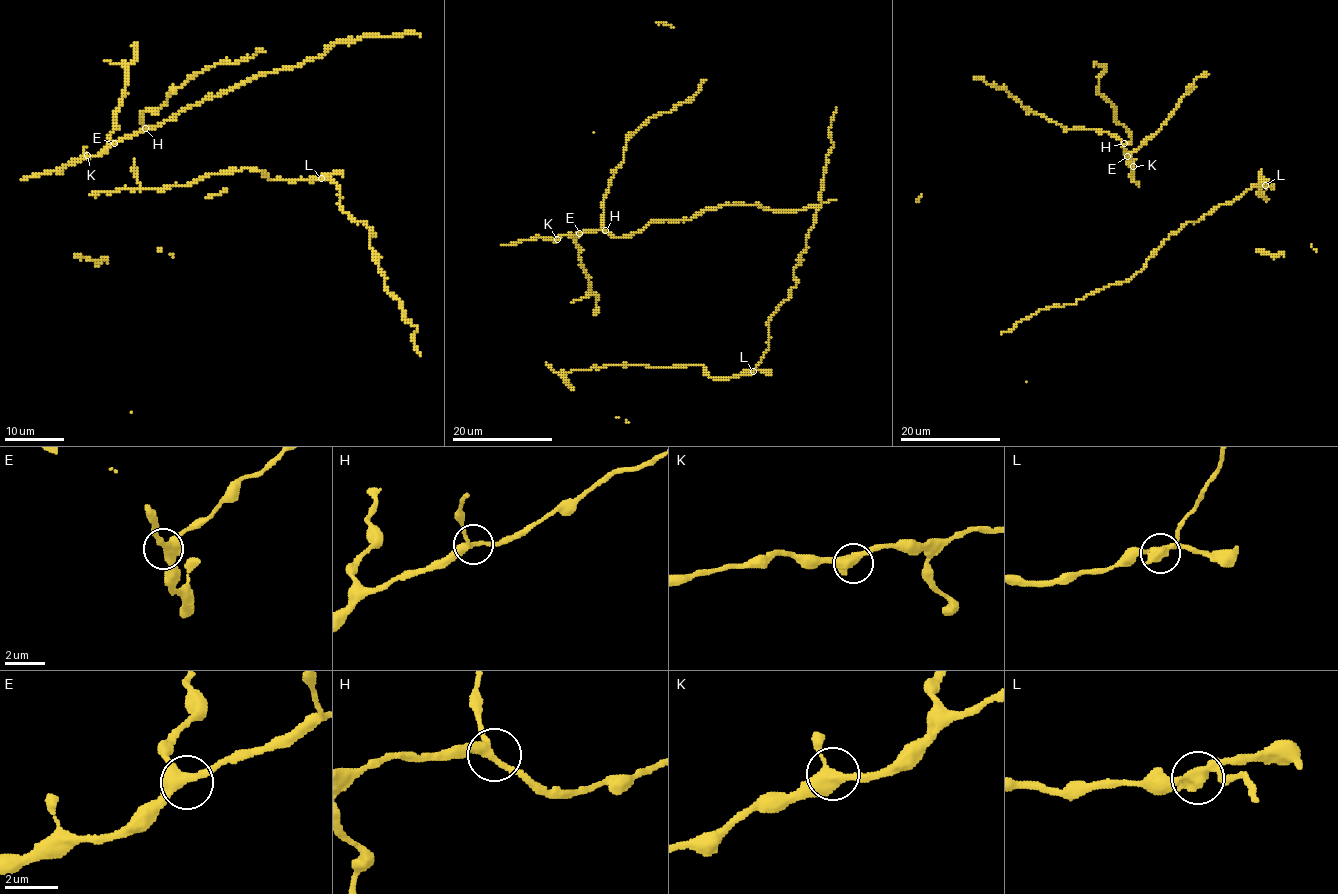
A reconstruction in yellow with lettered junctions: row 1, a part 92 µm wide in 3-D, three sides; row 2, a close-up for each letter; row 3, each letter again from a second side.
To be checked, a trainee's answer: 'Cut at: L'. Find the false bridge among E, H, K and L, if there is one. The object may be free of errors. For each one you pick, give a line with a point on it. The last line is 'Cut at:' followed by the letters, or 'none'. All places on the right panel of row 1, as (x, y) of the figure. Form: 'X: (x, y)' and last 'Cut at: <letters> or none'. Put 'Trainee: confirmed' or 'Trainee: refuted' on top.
Trainee: confirmed
L: (1265, 185)
Cut at: L

